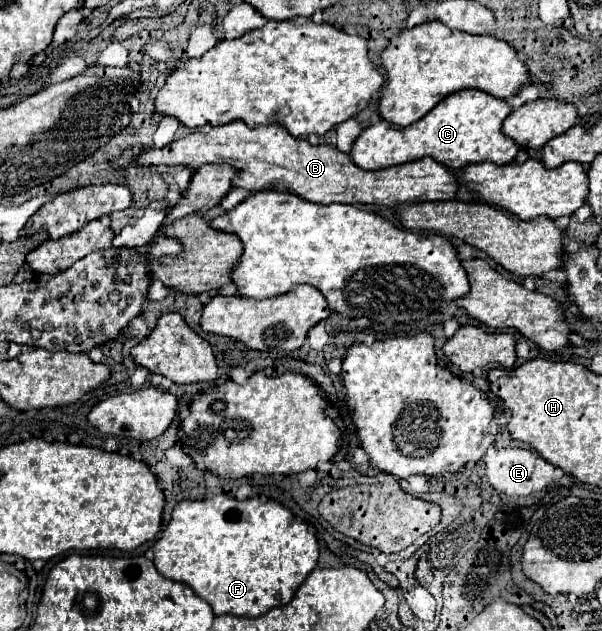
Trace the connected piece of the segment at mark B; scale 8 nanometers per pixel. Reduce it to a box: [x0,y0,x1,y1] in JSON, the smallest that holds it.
[116,121,458,207]

